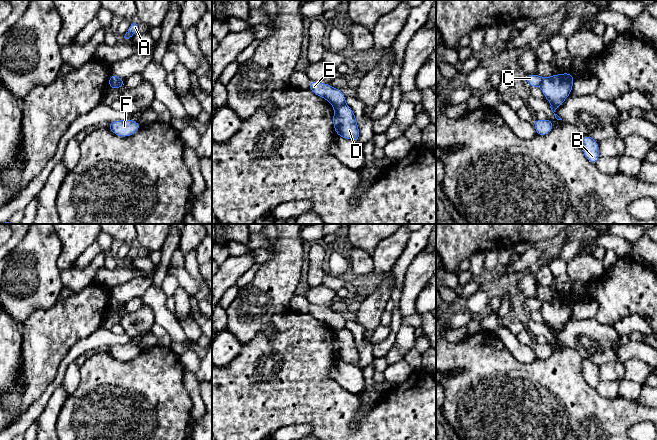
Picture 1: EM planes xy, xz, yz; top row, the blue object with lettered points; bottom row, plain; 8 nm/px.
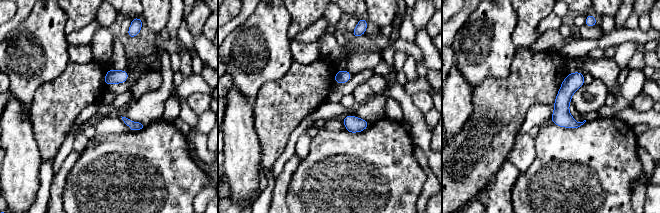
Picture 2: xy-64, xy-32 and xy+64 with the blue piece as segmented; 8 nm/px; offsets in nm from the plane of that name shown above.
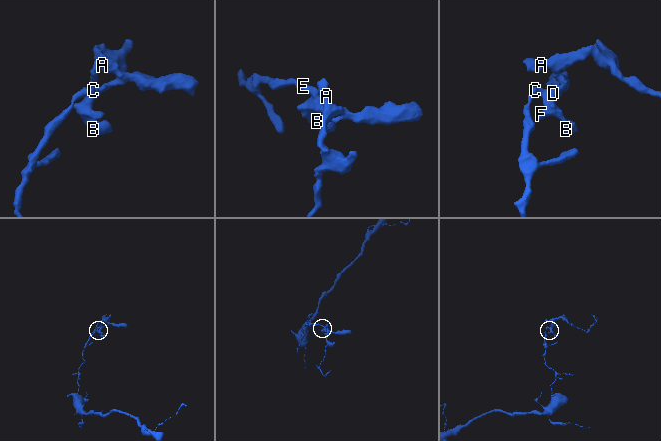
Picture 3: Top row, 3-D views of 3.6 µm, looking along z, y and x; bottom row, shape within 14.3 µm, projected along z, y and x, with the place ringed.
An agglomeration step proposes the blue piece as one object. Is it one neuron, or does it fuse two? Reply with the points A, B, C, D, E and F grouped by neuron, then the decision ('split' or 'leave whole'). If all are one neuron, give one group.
A B D F / C E | split

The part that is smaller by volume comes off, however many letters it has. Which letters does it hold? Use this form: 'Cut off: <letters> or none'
Cut off: A, B, D, F

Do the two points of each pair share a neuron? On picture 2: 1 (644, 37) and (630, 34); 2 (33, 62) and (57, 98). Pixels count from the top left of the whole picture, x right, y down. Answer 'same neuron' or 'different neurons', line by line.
1: same neuron
2: different neurons

